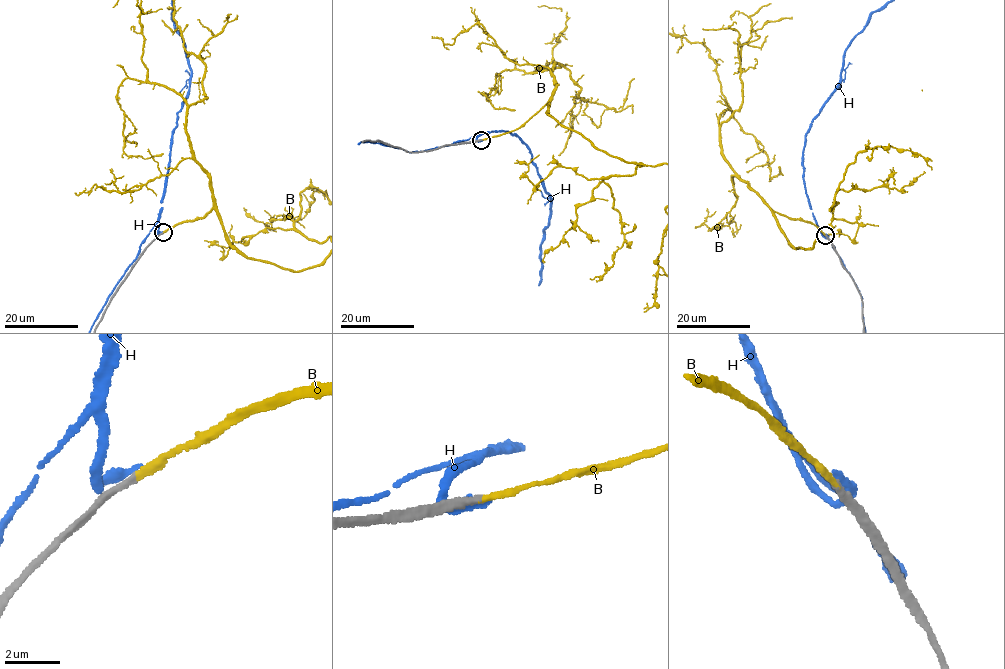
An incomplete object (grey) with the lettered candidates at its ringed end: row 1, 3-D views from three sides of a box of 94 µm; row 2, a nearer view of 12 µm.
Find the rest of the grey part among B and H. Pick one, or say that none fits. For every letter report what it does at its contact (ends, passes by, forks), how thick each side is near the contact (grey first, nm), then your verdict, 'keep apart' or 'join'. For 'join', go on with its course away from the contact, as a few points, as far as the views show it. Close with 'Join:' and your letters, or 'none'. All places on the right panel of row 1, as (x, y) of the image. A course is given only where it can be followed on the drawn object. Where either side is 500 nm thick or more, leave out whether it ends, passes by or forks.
B: it ends there; 280 nm thick on the grey side, 240 nm on the other; join
H: it ends there; 300 nm thick on the grey side, 420 nm on the other; keep apart
Join: B

